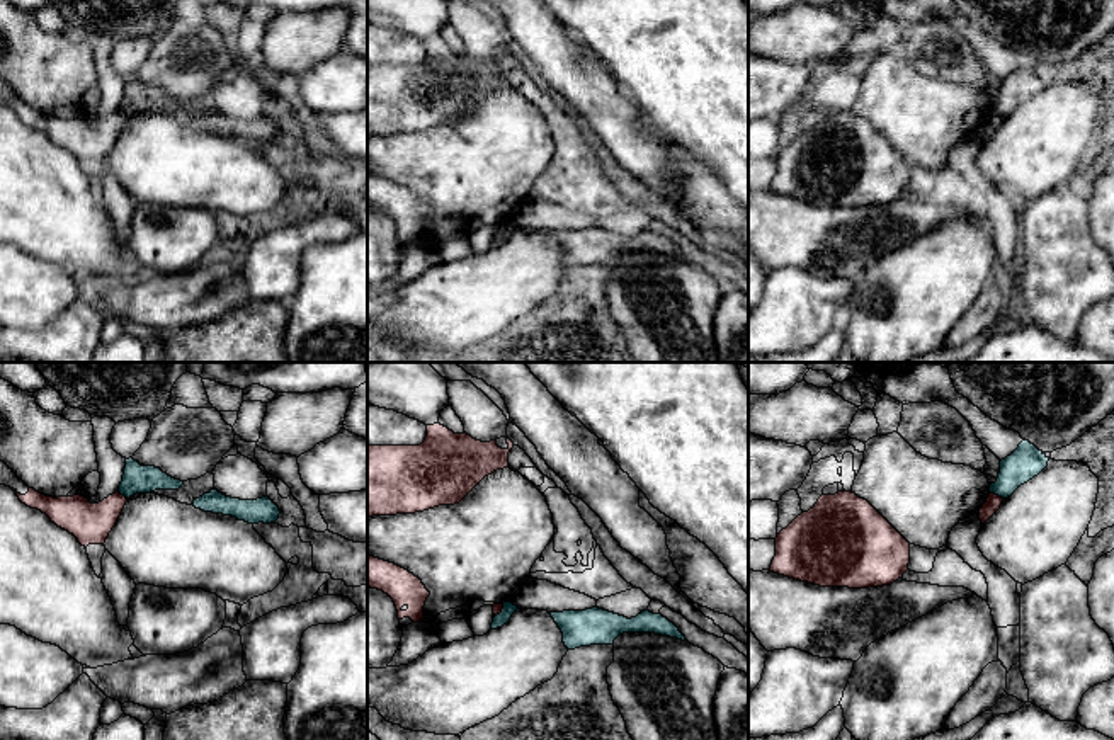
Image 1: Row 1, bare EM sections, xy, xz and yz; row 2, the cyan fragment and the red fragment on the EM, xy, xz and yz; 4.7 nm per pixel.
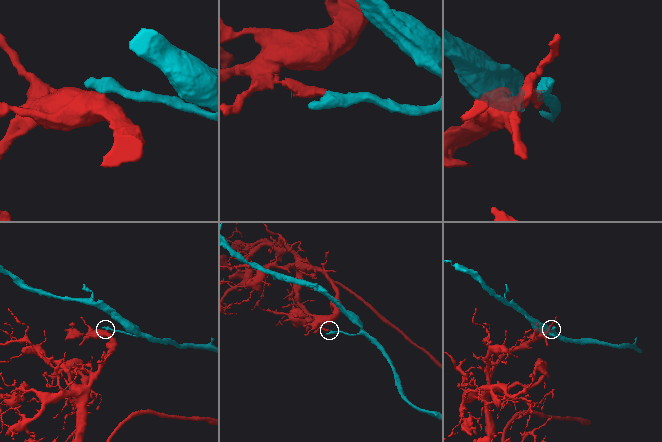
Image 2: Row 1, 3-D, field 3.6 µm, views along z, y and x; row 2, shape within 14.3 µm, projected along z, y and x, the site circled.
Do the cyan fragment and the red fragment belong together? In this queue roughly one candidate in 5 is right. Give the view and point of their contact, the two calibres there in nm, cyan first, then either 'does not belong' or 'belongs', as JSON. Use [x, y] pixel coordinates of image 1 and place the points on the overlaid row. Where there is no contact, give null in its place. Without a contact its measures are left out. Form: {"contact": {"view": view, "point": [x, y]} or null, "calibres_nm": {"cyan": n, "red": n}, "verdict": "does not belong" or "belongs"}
{"contact": {"view": "yz", "point": [997, 494]}, "calibres_nm": {"cyan": 160, "red": 70}, "verdict": "does not belong"}

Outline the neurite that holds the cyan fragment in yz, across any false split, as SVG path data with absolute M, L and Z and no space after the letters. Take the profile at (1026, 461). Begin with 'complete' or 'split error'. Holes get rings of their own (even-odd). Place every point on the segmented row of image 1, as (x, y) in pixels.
complete; M1022 441L1019 447L1000 461L1000 473L995 483L990 485L990 493L1002 498L1010 497L1020 485L1037 476L1049 458L1029 441Z

